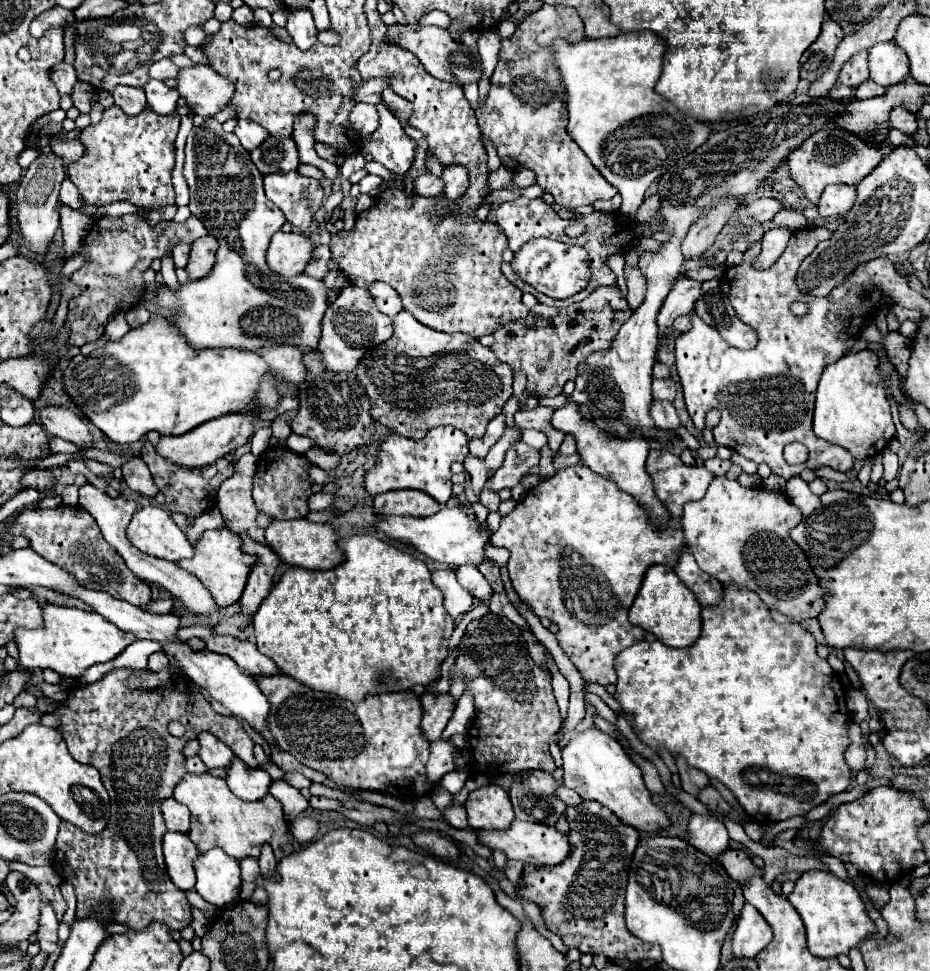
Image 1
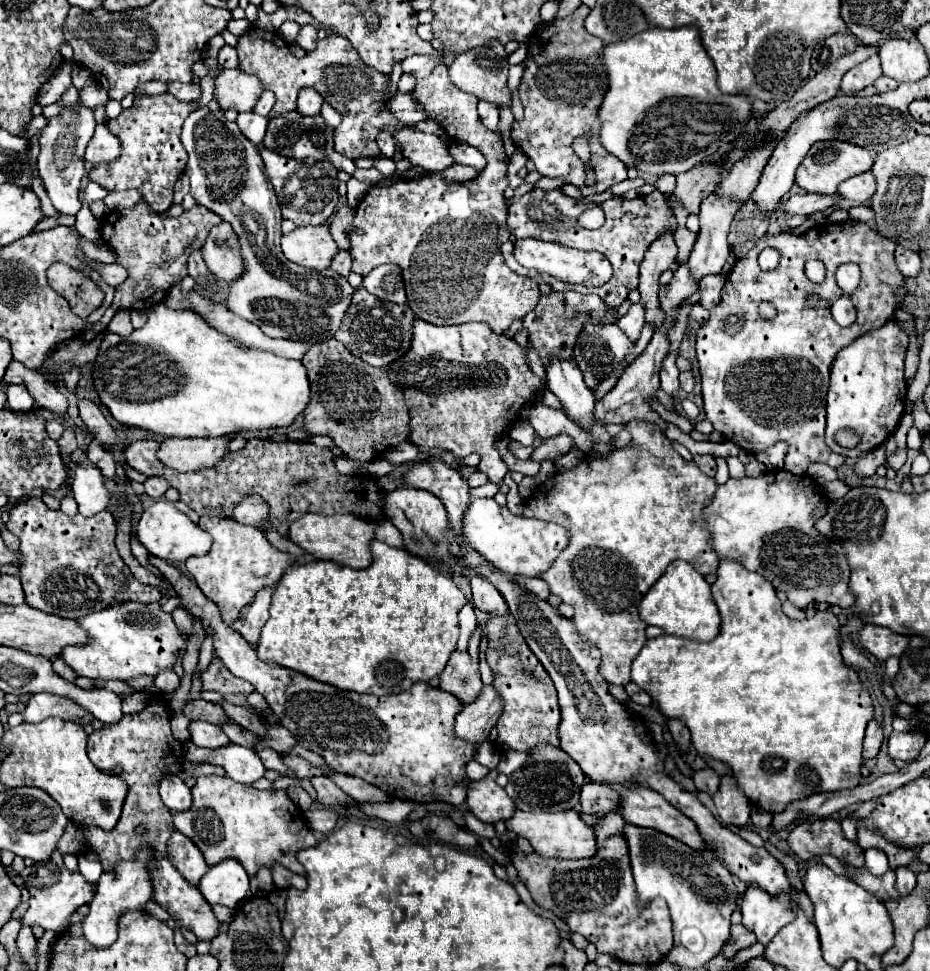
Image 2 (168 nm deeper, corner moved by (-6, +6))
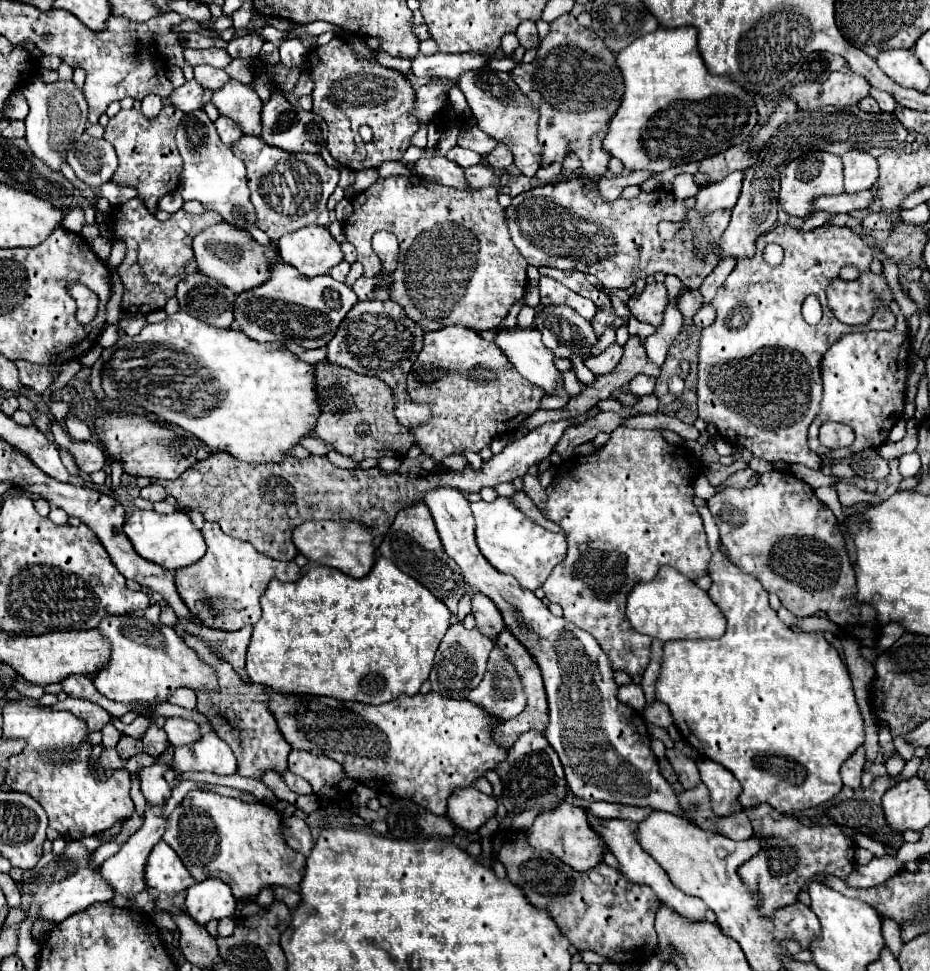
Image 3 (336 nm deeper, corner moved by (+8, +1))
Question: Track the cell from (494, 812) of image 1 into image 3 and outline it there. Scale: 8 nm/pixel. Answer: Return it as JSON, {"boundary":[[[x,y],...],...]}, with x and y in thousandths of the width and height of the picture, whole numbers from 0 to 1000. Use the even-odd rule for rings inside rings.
{"boundary":[[[510,811],[490,813],[482,823],[482,843],[510,858],[514,856],[527,841],[533,839],[533,823],[516,817]]]}

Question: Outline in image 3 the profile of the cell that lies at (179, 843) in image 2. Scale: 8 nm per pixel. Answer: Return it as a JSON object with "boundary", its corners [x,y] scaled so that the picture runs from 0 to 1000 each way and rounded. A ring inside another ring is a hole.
{"boundary":[[[170,866],[166,870],[157,889],[155,905],[159,913],[172,920],[194,920],[209,909],[206,901],[191,885],[189,876],[183,874],[176,866]]]}

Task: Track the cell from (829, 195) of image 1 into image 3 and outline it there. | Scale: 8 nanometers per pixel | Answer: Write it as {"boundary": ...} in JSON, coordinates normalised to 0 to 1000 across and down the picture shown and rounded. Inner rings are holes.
{"boundary":[[[914,156],[905,160],[908,168],[908,199],[931,197],[944,184],[944,168],[929,156]]]}

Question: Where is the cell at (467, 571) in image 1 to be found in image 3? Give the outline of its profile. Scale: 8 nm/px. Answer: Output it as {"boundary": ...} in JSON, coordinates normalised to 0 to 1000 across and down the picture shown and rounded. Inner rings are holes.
{"boundary":[[[518,611],[508,613],[508,633],[512,637],[512,648],[525,654],[527,658],[533,658],[533,654],[542,648],[542,640],[533,623]]]}

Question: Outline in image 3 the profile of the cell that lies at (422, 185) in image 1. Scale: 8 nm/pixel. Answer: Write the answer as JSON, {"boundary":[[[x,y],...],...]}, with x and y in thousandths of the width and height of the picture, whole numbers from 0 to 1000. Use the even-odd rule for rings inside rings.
{"boundary":[[[518,168],[499,174],[499,182],[501,182],[501,188],[503,188],[508,195],[512,195],[512,193],[523,193],[523,191],[527,191],[527,188],[531,186],[529,174],[520,172]]]}

